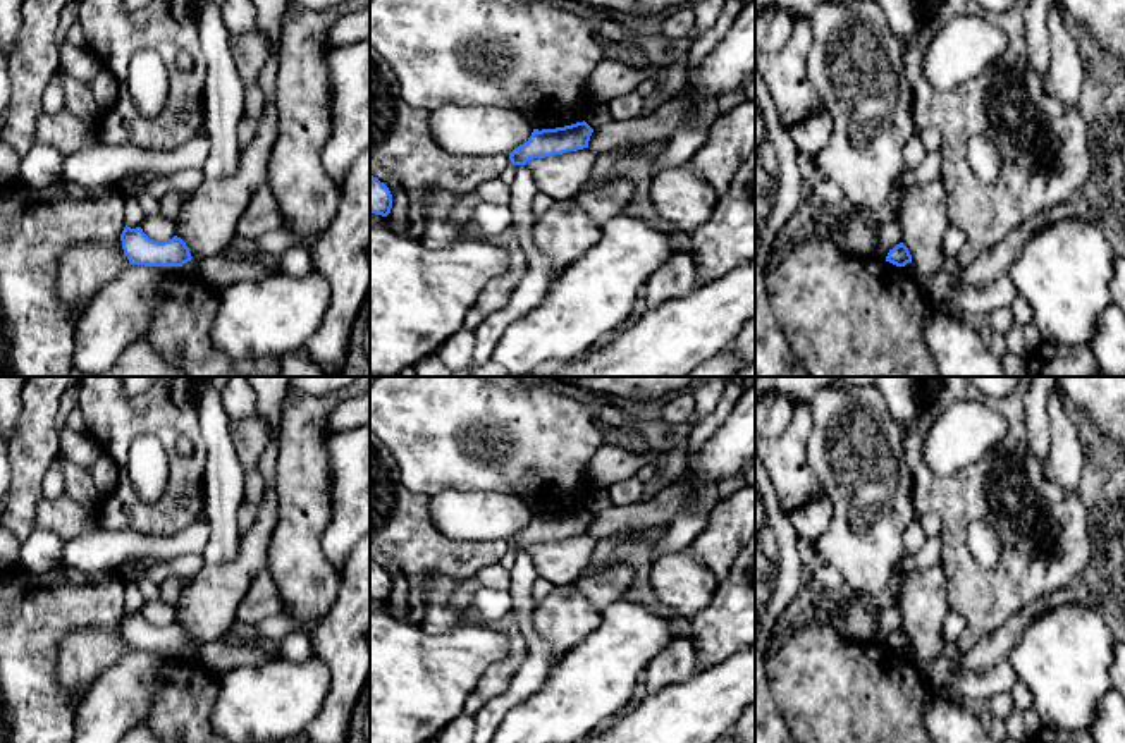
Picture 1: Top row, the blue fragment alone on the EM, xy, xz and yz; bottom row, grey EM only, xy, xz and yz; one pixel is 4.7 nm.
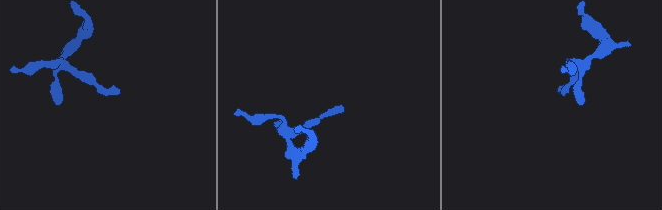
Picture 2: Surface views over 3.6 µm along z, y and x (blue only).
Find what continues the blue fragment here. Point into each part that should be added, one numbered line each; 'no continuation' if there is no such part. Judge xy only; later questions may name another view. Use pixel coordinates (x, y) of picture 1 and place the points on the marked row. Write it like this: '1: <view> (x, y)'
no continuation

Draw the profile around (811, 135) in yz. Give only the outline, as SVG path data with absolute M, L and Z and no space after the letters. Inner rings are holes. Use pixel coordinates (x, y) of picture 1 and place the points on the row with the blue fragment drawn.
M824 105L815 108L810 115L790 129L790 134L800 153L807 153L810 157L827 144L831 132L833 119Z

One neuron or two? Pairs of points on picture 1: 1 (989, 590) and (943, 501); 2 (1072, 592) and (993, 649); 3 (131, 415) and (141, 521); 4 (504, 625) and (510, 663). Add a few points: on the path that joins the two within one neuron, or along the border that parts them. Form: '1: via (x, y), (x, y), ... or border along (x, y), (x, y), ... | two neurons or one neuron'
1: via (967, 568), (955, 556), (955, 523) | one neuron
2: via (1053, 601), (1031, 611), (1012, 630) | one neuron
3: via (164, 432), (179, 465), (179, 494), (174, 499) | one neuron
4: via (513, 633), (515, 654) | one neuron

